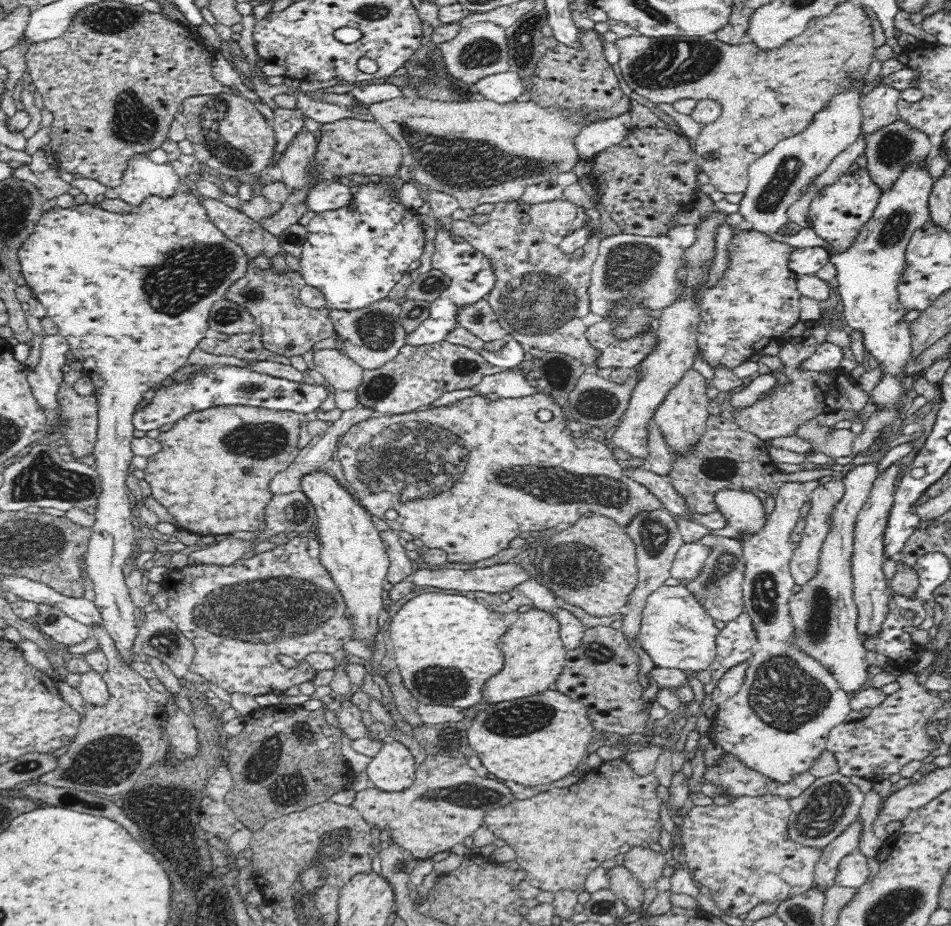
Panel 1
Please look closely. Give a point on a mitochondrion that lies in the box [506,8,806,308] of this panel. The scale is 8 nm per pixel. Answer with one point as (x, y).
(662, 65)

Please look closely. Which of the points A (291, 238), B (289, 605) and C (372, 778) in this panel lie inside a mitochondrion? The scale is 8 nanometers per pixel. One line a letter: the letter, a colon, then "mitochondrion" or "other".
A: other
B: mitochondrion
C: other

